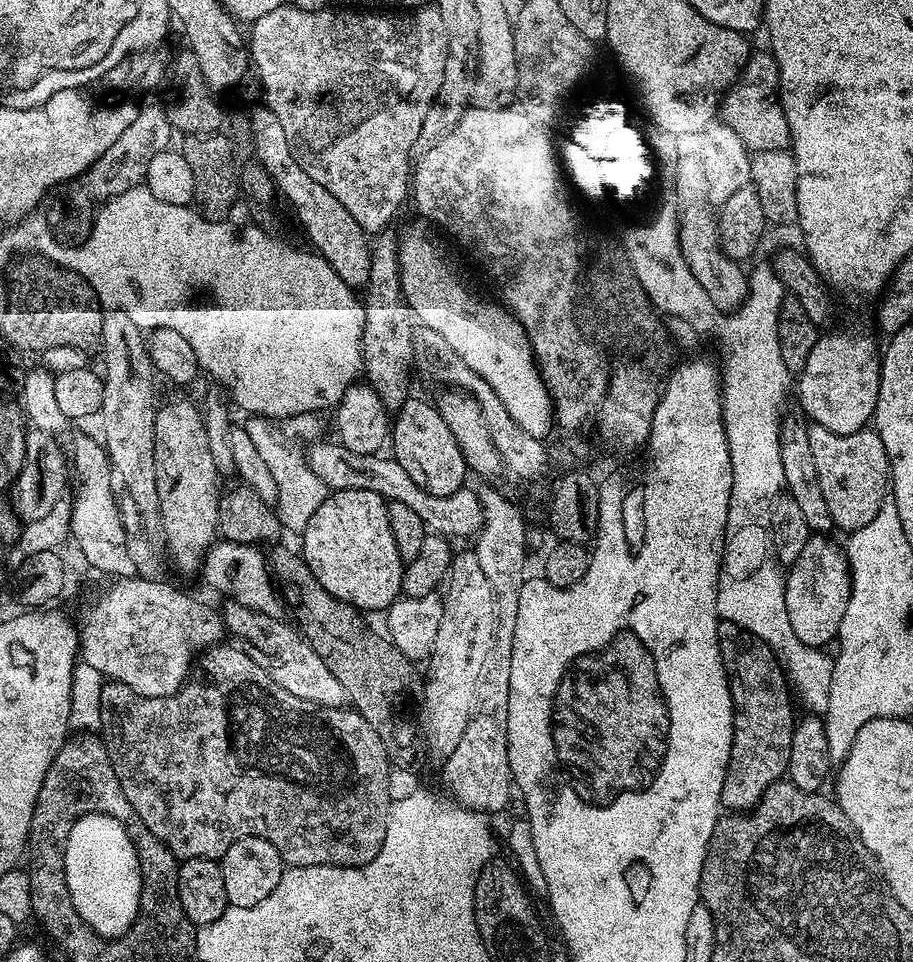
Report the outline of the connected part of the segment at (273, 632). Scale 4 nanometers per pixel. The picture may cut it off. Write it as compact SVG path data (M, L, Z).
M231 598L225 599L224 602L223 606L220 606L220 613L225 629L242 640L240 642L246 647L248 656L252 657L262 670L266 670L278 686L296 698L314 702L324 708L342 708L348 704L345 687L331 674L330 668L291 623L288 625L280 621L279 617L255 611Z

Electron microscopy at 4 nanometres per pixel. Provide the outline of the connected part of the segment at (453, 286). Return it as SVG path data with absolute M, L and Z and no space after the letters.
M404 236L399 241L400 251L400 282L405 303L412 308L415 319L423 327L435 330L447 344L454 349L454 354L474 370L502 398L502 406L534 438L544 440L547 432L554 428L554 409L552 397L540 377L540 369L536 367L536 357L532 354L532 344L520 321L499 303L491 304L488 300L480 300L476 292L468 289L460 272L440 253L440 248L428 236Z

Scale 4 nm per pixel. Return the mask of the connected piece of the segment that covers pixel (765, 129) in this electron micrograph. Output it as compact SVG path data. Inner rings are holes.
M753 51L749 55L748 64L740 72L740 77L723 93L718 104L719 119L726 126L730 126L730 130L734 130L738 138L742 138L742 142L752 154L766 150L782 150L792 143L790 126L780 105L778 62L771 51L763 51Z

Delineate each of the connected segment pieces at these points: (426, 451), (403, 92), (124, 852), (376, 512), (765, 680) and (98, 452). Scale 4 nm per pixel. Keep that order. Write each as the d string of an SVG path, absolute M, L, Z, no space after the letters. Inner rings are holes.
M409 398L400 408L390 424L391 455L400 463L402 470L422 486L430 494L446 496L454 494L465 487L467 476L470 476L468 464L462 458L462 450L458 450L458 442L454 434L450 434L450 426L442 422L442 414L438 414L435 403Z
M286 2L278 6L278 10L270 10L270 14L262 14L262 18L251 21L250 24L252 28L250 62L254 72L256 70L260 75L261 86L269 95L266 106L278 114L278 120L286 129L286 138L289 140L290 150L298 166L302 166L302 170L306 170L306 174L310 174L310 178L314 178L318 186L326 186L326 190L330 190L330 194L334 194L334 198L338 198L338 202L346 206L346 211L354 217L354 222L362 226L364 232L377 234L393 223L391 220L395 218L396 211L403 206L404 200L406 204L409 199L410 181L414 171L412 147L422 140L424 119L435 102L443 82L447 58L446 27L443 26L442 14L435 6L429 6L429 8L421 6L415 10L408 10L403 13L405 16L387 16L384 12L332 11L311 12L305 8L297 8L295 3Z
M95 812L78 818L66 838L66 886L74 902L74 910L87 924L105 938L119 938L136 920L140 909L140 863L128 831L112 816Z
M342 490L332 492L314 510L310 522L306 522L302 533L304 549L302 555L306 566L322 582L322 586L331 596L360 609L361 613L383 613L401 595L400 587L404 577L405 561L400 559L394 534L390 530L388 504L384 497L374 494L374 490Z
M720 620L718 646L732 695L732 745L720 803L729 813L744 814L755 808L769 786L787 773L794 725L794 696L776 655L754 634L728 620Z
M78 434L72 442L72 456L70 452L70 460L75 477L77 474L80 480L76 500L72 502L71 537L78 541L83 551L85 551L86 559L88 559L93 571L97 572L98 570L112 576L111 578L129 579L135 577L137 571L133 561L128 556L127 535L125 528L122 526L118 498L114 496L114 490L112 488L112 480L114 481L114 478L107 449L99 439L94 440L90 436Z

